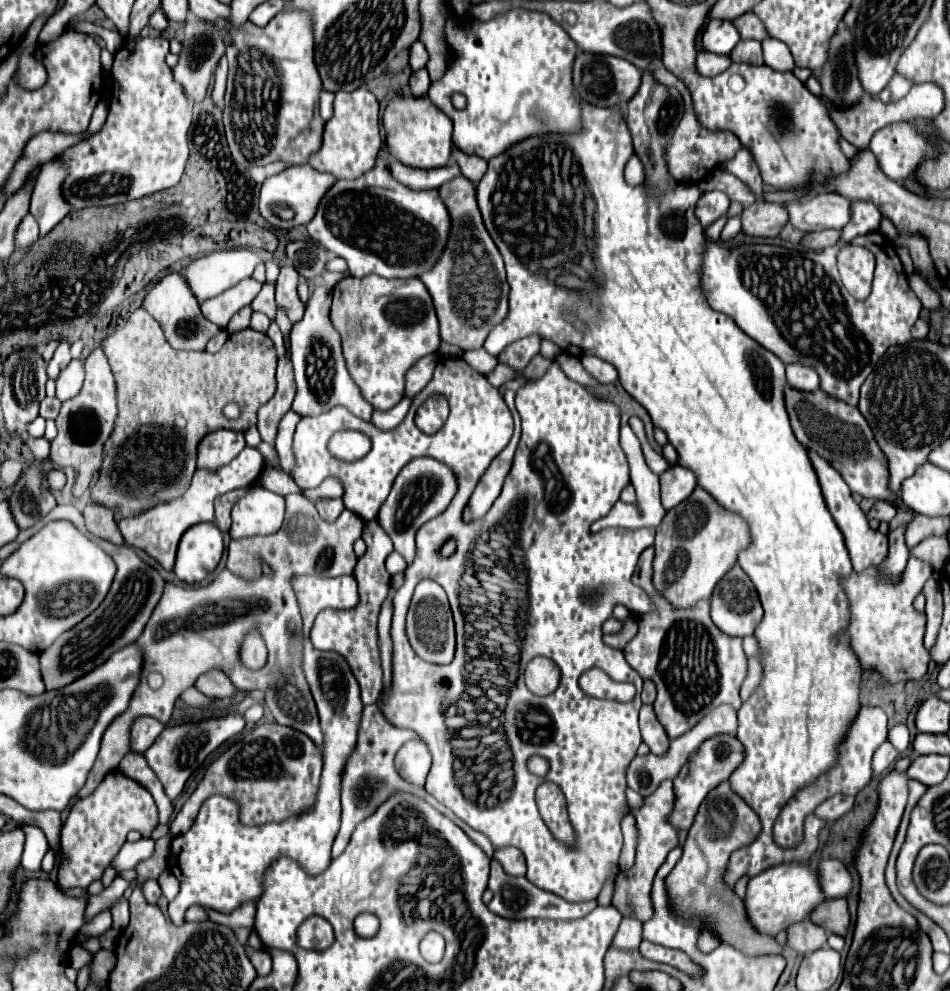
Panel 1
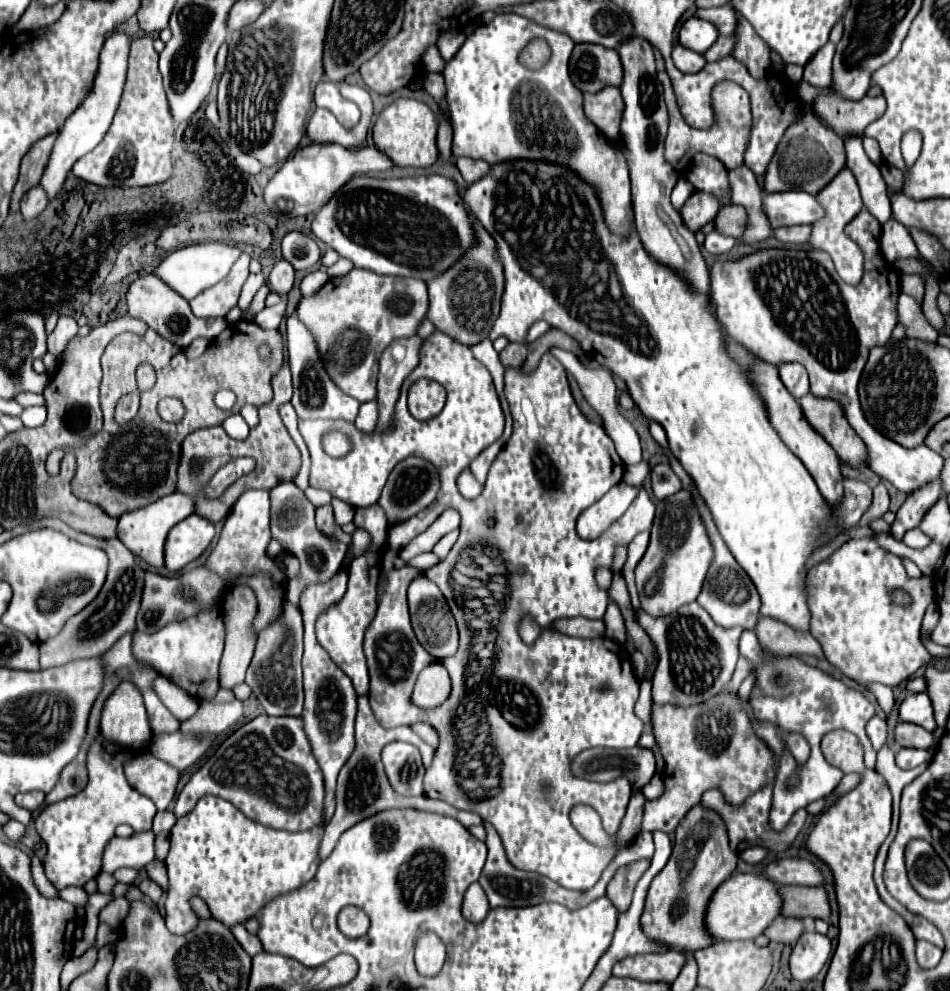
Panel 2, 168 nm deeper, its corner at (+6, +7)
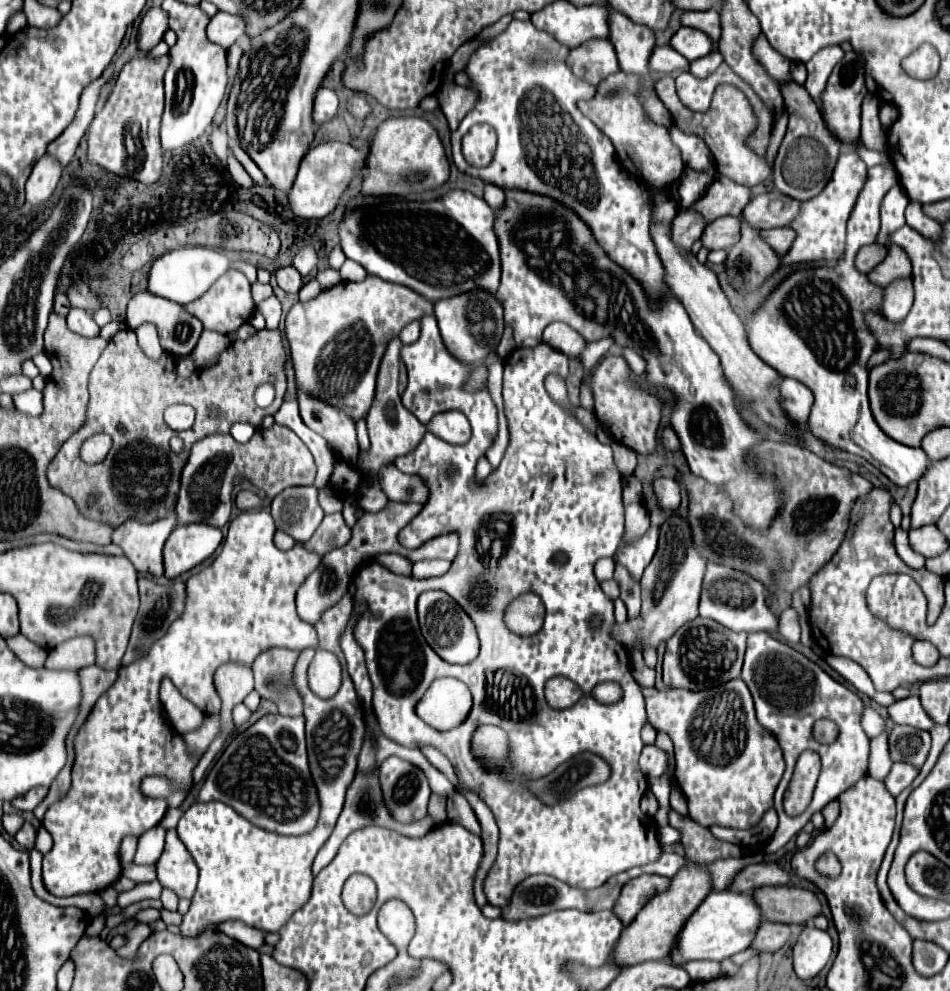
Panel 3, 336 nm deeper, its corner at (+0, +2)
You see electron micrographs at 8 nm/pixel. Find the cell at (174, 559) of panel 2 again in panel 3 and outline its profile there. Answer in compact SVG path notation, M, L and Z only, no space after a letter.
M207 524L177 526L165 542L165 576L175 578L203 560L207 560L221 544L223 534L219 528Z

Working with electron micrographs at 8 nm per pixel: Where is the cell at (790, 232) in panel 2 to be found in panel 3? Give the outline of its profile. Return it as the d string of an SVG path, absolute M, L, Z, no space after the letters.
M787 226L763 230L761 234L763 234L763 240L765 240L779 256L783 256L783 254L791 248L791 244L793 244L793 240L795 240L795 232L793 232L791 228L787 228Z

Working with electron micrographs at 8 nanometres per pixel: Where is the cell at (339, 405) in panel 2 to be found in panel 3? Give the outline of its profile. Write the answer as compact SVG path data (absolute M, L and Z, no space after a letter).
M299 392L299 410L303 422L311 430L321 434L339 452L339 456L355 468L359 456L355 422L343 410L311 398L303 392Z

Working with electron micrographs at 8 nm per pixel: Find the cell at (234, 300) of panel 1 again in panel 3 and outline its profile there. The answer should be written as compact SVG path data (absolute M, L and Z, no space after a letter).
M231 270L231 272L223 274L223 278L219 278L201 298L197 298L195 302L185 304L185 310L189 314L193 314L195 318L199 318L203 328L215 330L219 334L231 334L241 324L245 324L253 316L253 312L255 312L255 302L251 298L249 280L245 278L245 274Z

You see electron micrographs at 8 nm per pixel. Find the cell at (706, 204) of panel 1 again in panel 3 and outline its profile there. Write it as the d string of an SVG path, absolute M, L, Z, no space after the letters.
M693 210L679 212L671 226L671 240L675 242L675 246L691 250L693 242L697 242L701 238L703 228L705 228L705 220L699 218L697 212L693 212Z

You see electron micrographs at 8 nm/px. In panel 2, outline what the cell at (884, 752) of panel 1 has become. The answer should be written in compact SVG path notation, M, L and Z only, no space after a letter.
M873 717L867 723L867 735L869 735L871 743L873 743L873 749L881 751L881 747L887 743L887 723L885 723L885 719Z

